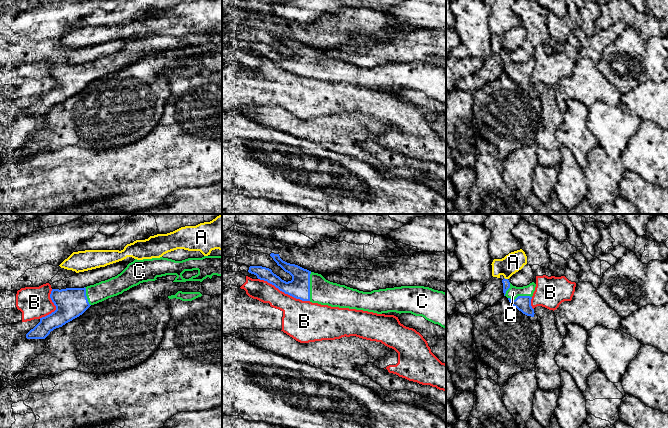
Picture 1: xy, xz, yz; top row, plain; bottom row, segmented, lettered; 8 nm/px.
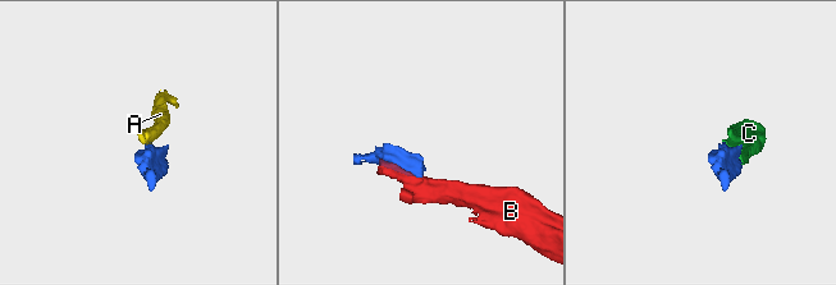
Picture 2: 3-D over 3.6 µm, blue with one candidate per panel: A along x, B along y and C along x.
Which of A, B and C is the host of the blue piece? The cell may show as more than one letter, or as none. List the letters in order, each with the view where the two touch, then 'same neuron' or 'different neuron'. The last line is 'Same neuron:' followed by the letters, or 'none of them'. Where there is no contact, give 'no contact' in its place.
A: yz | different neuron
B: xz | different neuron
C: xz | same neuron
Same neuron: C

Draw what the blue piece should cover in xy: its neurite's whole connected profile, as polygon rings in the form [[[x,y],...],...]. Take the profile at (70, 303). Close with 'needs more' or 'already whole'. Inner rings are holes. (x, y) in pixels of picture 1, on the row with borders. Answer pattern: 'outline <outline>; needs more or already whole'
outline [[[204,256],[202,258],[188,258],[182,261],[175,261],[168,258],[152,258],[152,259],[135,259],[129,263],[127,267],[117,276],[108,280],[101,281],[94,285],[84,288],[66,288],[66,289],[52,289],[50,298],[56,310],[51,314],[40,318],[40,322],[31,329],[27,334],[27,339],[45,339],[51,331],[56,328],[62,327],[66,323],[82,315],[91,305],[102,302],[108,298],[122,294],[124,291],[139,285],[143,282],[155,281],[157,277],[166,275],[176,275],[177,277],[173,282],[186,282],[186,281],[200,281],[213,275],[222,276],[222,256]],[[197,270],[198,274],[189,279],[185,279],[182,274],[185,271]]]; needs more

